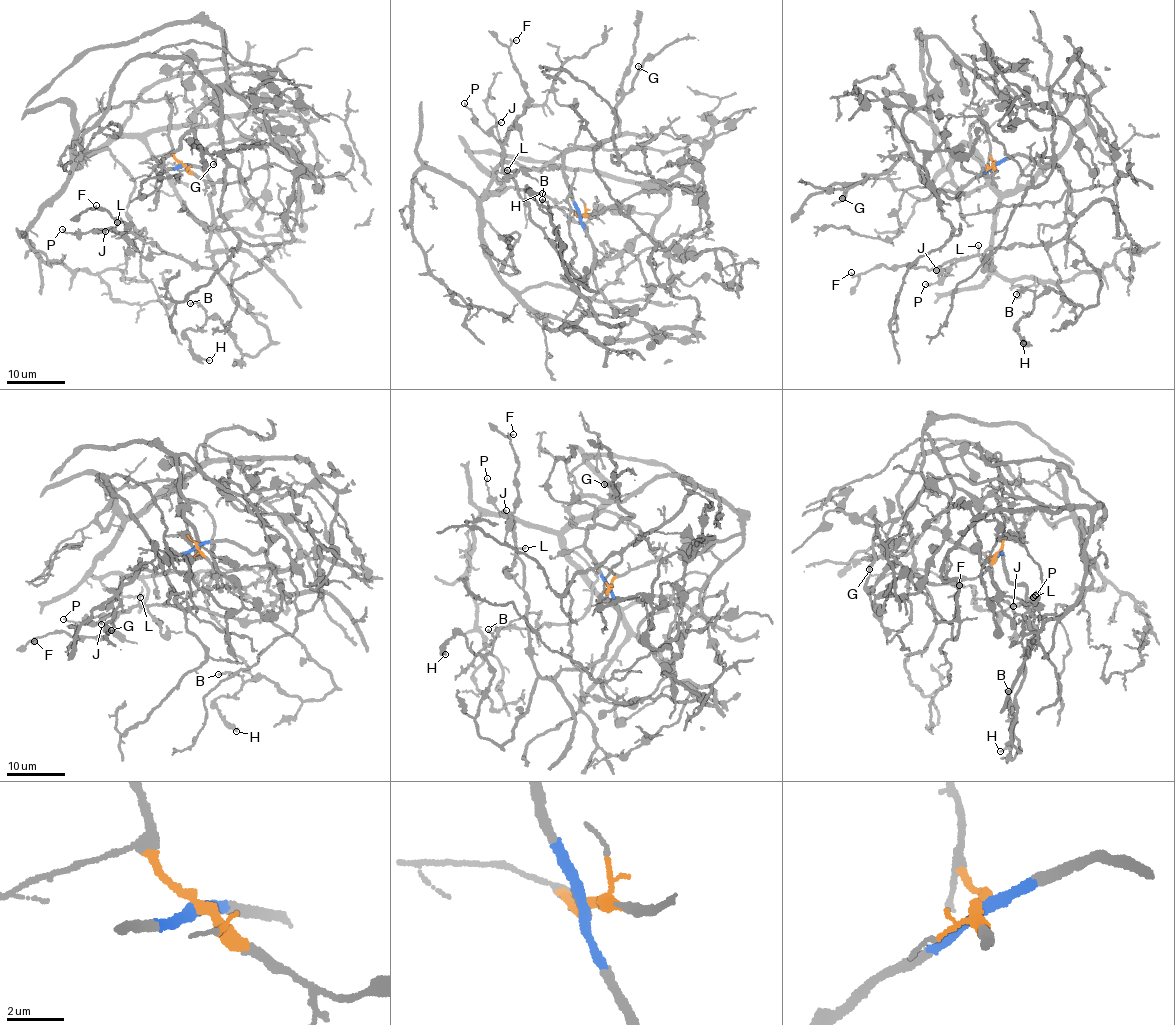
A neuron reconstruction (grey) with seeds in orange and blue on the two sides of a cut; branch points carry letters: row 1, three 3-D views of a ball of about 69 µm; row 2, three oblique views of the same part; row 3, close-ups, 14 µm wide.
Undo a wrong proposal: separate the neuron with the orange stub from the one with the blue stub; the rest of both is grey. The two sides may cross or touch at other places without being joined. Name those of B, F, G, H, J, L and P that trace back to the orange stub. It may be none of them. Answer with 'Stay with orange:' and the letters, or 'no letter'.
Stay with orange: no letter

